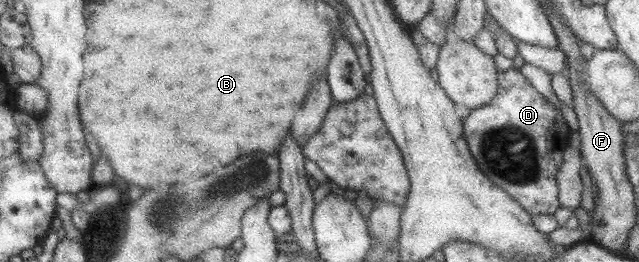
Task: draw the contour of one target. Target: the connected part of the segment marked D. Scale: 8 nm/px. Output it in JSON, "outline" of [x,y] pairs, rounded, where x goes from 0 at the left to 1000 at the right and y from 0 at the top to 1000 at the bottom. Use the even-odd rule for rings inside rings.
{"outline":[[[798,260],[792,271],[778,275],[776,282],[776,363],[764,389],[761,401],[754,401],[754,408],[734,420],[734,435],[723,458],[723,492],[725,519],[729,534],[729,546],[734,561],[734,576],[739,588],[742,615],[745,615],[745,630],[748,630],[748,645],[764,676],[768,698],[782,714],[782,721],[789,721],[798,752],[804,767],[809,767],[820,805],[826,817],[844,821],[865,821],[873,790],[878,790],[873,767],[873,714],[870,698],[870,656],[873,656],[873,634],[879,622],[879,588],[884,569],[890,553],[894,496],[884,477],[884,454],[873,412],[867,408],[867,401],[861,401],[845,355],[842,355],[836,332],[833,336],[826,305],[814,279],[809,260]]]}

